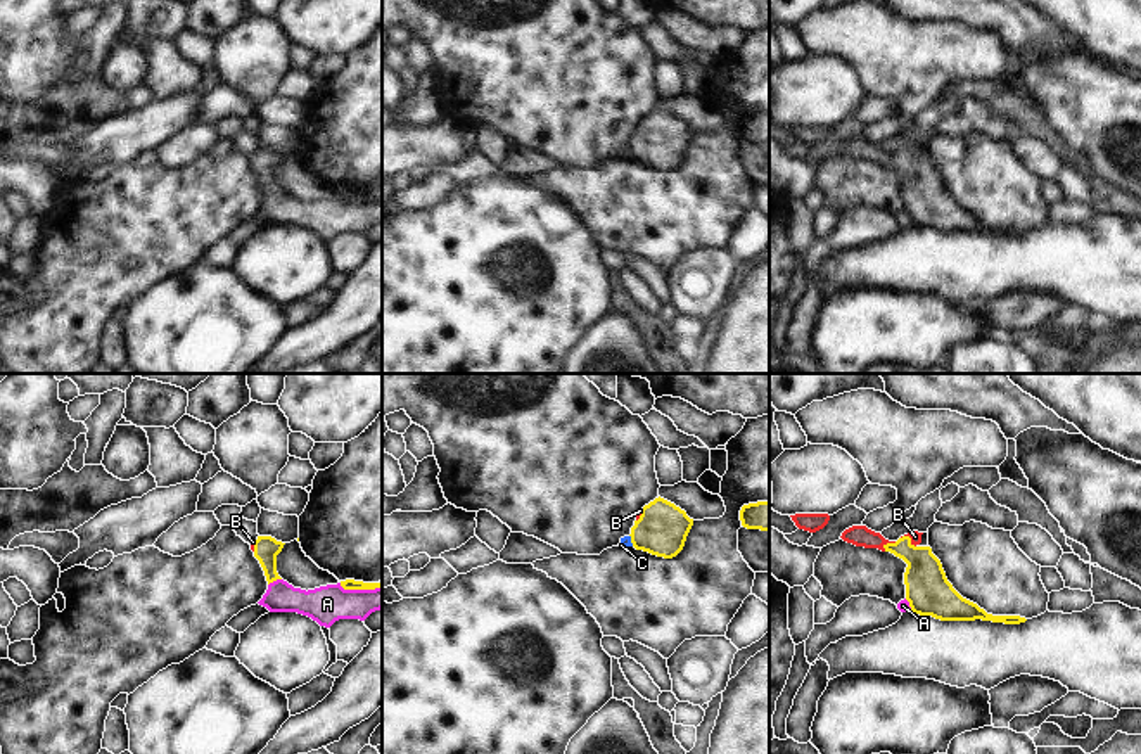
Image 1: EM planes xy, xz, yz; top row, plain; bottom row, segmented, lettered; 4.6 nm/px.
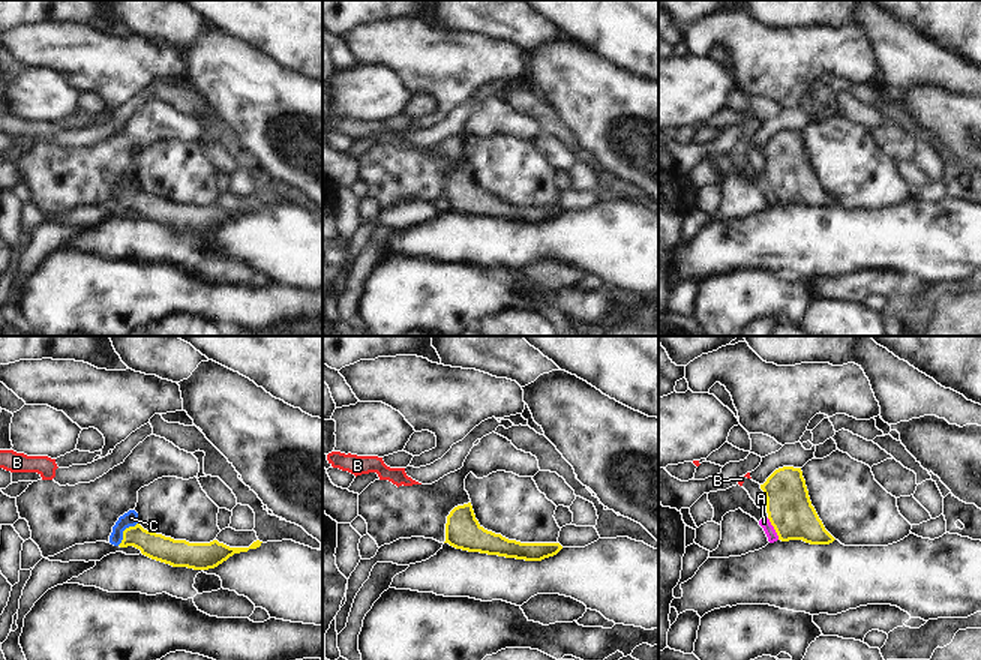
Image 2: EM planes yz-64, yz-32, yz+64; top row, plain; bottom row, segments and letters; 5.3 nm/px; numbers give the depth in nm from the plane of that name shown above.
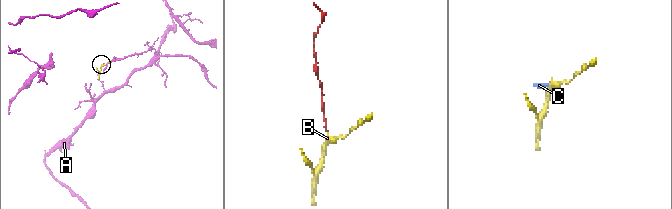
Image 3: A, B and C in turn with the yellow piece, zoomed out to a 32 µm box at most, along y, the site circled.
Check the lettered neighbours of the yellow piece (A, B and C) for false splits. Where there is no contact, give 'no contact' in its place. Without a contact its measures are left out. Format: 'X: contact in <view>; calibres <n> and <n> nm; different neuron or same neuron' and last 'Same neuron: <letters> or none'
A: contact in xy; calibres 120 and 160 nm; different neuron
B: contact in yz; calibres 190 and 100 nm; same neuron
C: contact in xz; calibres 240 and 50 nm; different neuron
Same neuron: B

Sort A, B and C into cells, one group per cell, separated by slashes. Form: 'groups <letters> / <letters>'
groups A C / B

